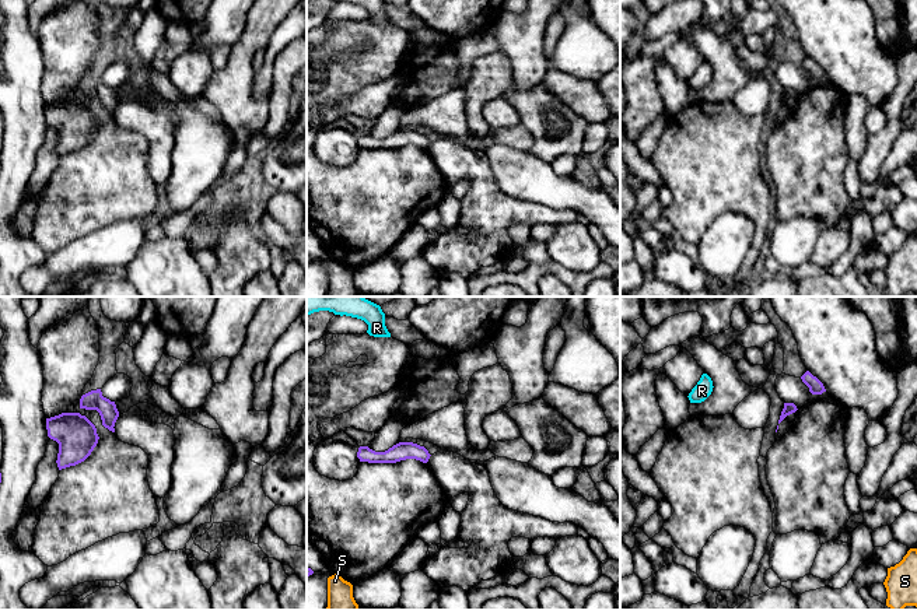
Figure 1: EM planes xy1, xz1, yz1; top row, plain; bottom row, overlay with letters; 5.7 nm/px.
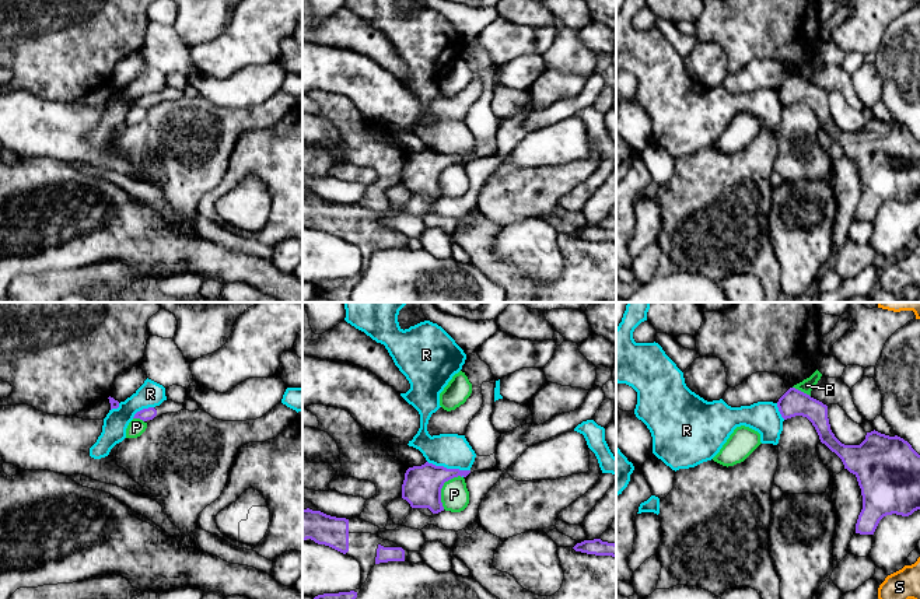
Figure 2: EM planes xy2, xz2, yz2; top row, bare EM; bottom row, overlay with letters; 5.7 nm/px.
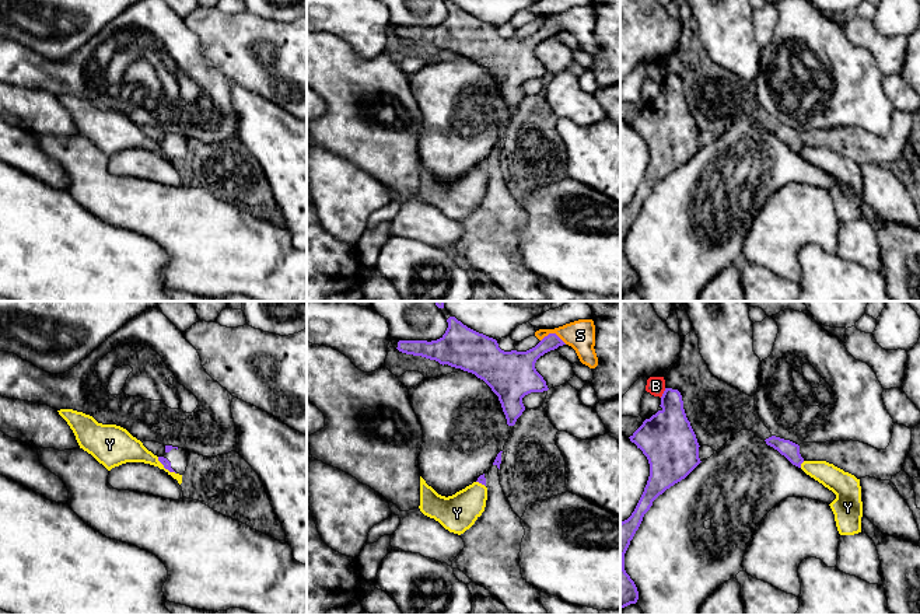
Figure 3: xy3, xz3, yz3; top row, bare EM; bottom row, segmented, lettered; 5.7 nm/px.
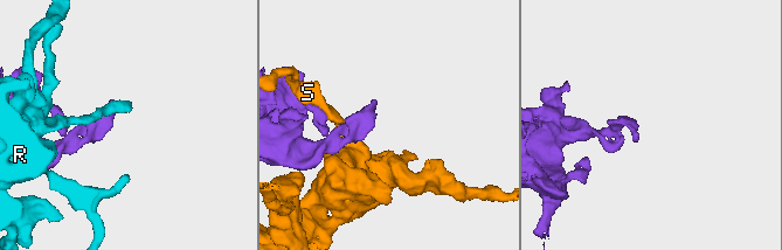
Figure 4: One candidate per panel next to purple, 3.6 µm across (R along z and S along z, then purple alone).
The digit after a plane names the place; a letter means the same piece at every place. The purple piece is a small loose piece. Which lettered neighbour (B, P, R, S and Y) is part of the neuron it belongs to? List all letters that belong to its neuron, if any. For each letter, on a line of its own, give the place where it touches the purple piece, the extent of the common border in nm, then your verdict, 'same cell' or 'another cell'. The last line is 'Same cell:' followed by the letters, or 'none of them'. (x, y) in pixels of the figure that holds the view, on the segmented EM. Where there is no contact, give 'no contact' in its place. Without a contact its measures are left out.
B: yz3 (664, 392) | 70 nm | another cell
P: xz2 (441, 487) | 220 nm | another cell
R: xz2 (448, 469) | 260 nm | another cell
S: xz3 (553, 334) | 150 nm | another cell
Y: xy3 (165, 468) | 150 nm | another cell
Same cell: none of them

